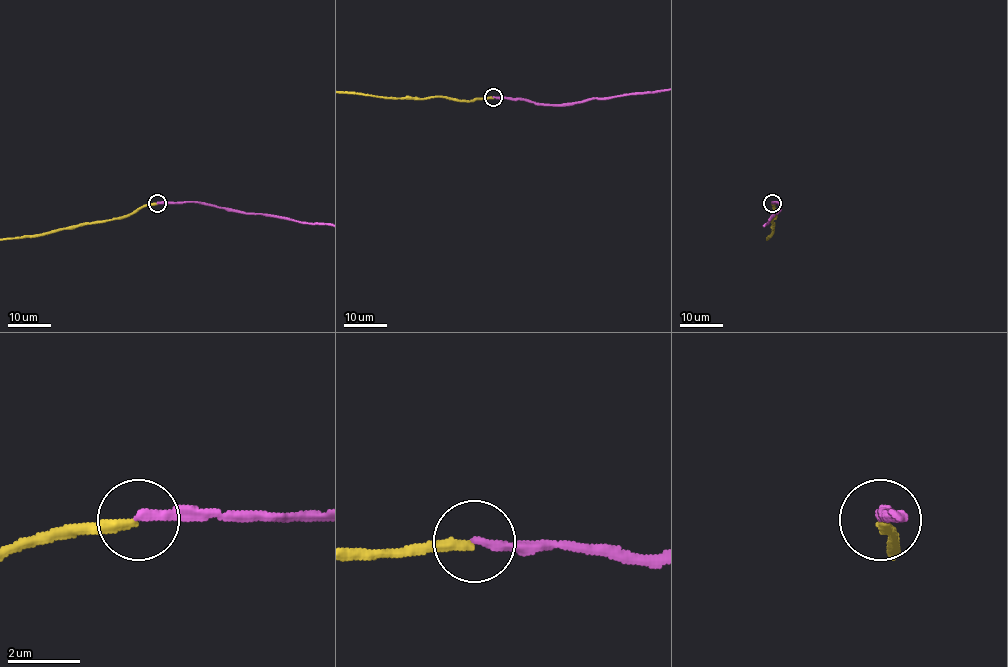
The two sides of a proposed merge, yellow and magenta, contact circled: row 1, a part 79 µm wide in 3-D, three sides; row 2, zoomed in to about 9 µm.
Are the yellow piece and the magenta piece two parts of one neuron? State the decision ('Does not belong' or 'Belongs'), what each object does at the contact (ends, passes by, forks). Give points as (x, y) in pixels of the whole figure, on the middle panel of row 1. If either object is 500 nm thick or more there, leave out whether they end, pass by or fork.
Does not belong. At the ring yellow ends. At the ring magenta ends

